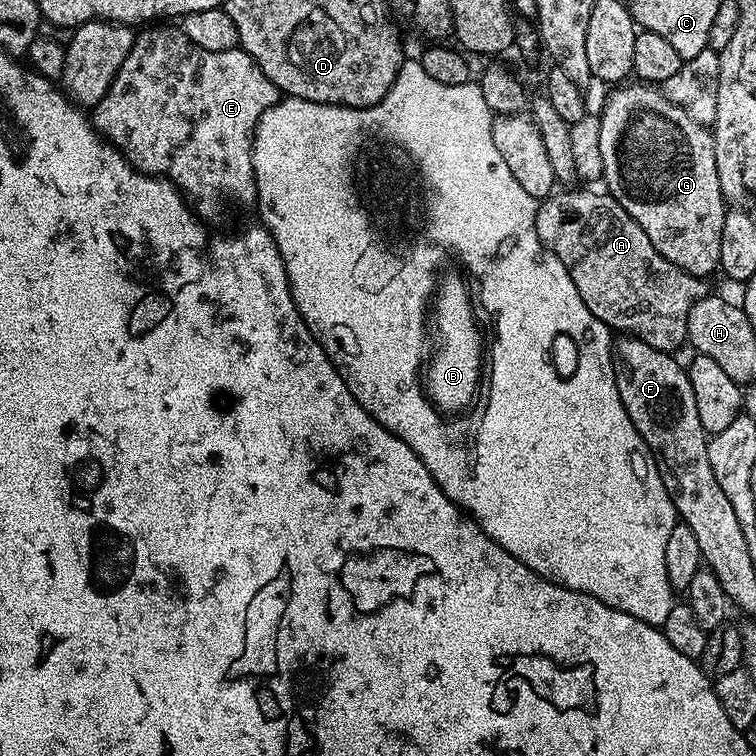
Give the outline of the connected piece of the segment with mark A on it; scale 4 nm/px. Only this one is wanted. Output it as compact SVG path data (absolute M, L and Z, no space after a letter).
M560 191L549 196L547 200L539 201L536 209L536 229L538 230L538 238L544 244L545 249L555 254L558 262L562 262L562 266L566 266L570 278L574 278L574 286L578 286L578 294L582 294L582 302L586 302L586 310L590 310L590 314L594 314L594 318L598 318L613 333L634 335L646 346L652 346L654 350L675 353L676 348L685 347L688 338L690 310L694 306L694 302L698 302L704 296L709 295L709 281L699 276L692 276L686 270L674 266L674 262L662 258L662 254L658 254L658 250L654 250L654 242L650 242L650 238L646 238L646 230L642 230L642 226L638 226L638 222L634 222L634 218L630 218L630 214L626 214L626 210L622 210L622 206L613 196L607 195L603 191L600 191L601 193Z

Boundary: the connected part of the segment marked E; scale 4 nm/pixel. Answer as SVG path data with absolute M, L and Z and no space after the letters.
M164 26L145 27L141 31L145 32L141 36L139 33L133 39L130 54L126 54L126 62L122 62L122 66L116 72L114 82L110 82L110 90L106 90L102 102L98 102L95 108L91 109L92 127L113 148L120 151L124 155L124 159L129 160L137 172L145 172L148 176L163 176L171 180L186 197L189 205L201 217L208 218L207 216L218 215L224 208L224 200L233 200L236 204L255 205L256 179L254 178L254 168L252 166L252 138L256 134L256 127L262 118L262 114L270 106L274 106L277 100L281 99L280 89L274 86L274 82L270 82L270 78L266 74L262 74L262 70L254 62L254 58L250 58L250 54L246 54L243 48L237 46L230 50L202 50L202 46L194 46L194 42L190 42L190 38L186 38L186 34L180 27L160 27Z

